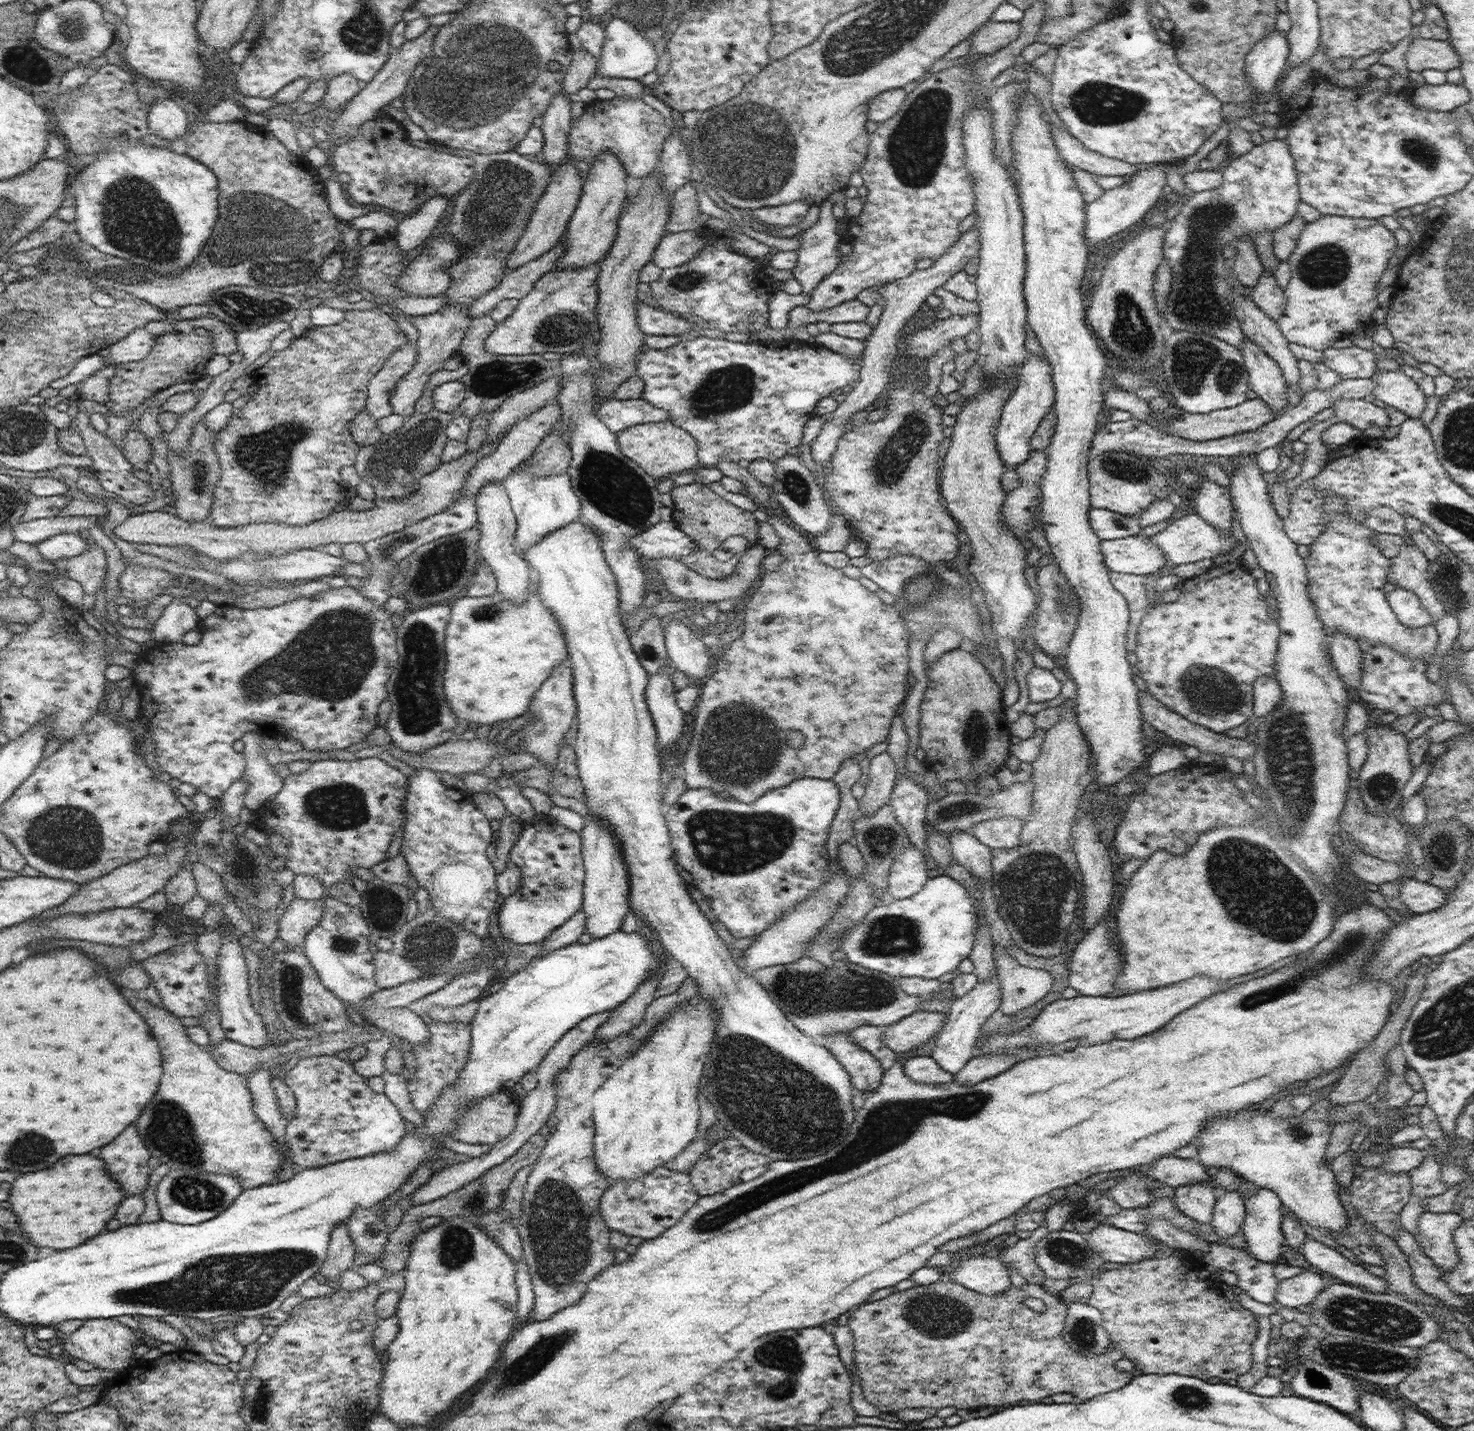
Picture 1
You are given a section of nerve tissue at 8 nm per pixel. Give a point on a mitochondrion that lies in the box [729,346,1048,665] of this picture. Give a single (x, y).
(889, 467)

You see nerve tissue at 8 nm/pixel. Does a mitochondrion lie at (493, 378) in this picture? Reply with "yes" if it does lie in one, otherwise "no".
yes

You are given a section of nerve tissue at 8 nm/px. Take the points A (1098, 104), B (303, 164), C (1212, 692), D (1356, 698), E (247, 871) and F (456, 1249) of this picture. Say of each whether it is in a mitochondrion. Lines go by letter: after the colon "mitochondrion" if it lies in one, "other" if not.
A: mitochondrion
B: other
C: mitochondrion
D: other
E: mitochondrion
F: mitochondrion

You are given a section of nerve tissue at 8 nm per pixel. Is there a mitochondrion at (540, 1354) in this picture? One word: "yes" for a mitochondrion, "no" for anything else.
yes

